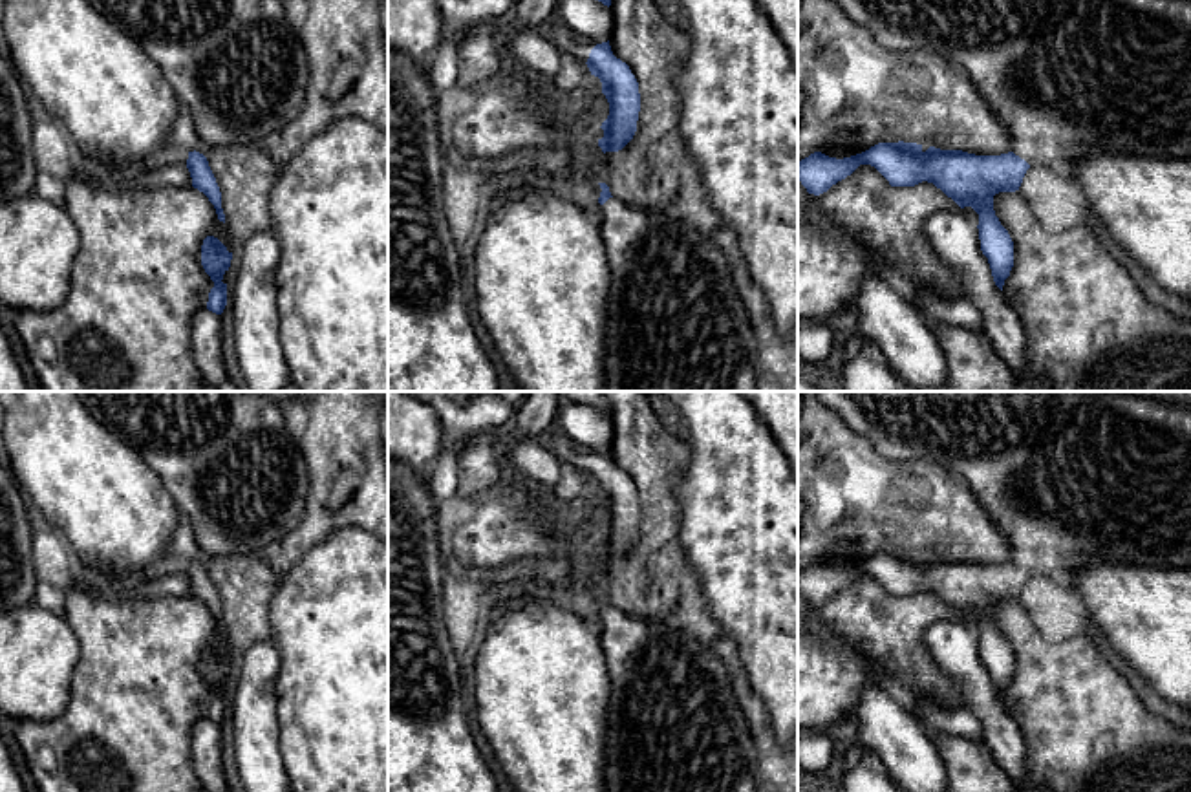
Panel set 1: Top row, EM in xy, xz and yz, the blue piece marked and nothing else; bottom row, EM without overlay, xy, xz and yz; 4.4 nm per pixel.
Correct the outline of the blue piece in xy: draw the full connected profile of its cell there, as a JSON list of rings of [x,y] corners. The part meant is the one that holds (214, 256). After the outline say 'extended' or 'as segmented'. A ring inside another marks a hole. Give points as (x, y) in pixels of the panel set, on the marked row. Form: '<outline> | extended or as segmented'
[[[207,236],[201,245],[201,265],[205,273],[214,282],[209,293],[207,309],[221,315],[227,305],[227,284],[223,284],[223,274],[229,271],[232,252],[214,236]]] | as segmented

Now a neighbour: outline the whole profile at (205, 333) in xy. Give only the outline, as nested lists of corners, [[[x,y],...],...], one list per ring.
[[[199,309],[192,318],[192,351],[209,391],[216,391],[225,375],[221,353],[221,315]]]

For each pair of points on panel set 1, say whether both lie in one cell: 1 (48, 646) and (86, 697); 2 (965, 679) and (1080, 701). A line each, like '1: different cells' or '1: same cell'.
1: different cells
2: different cells

